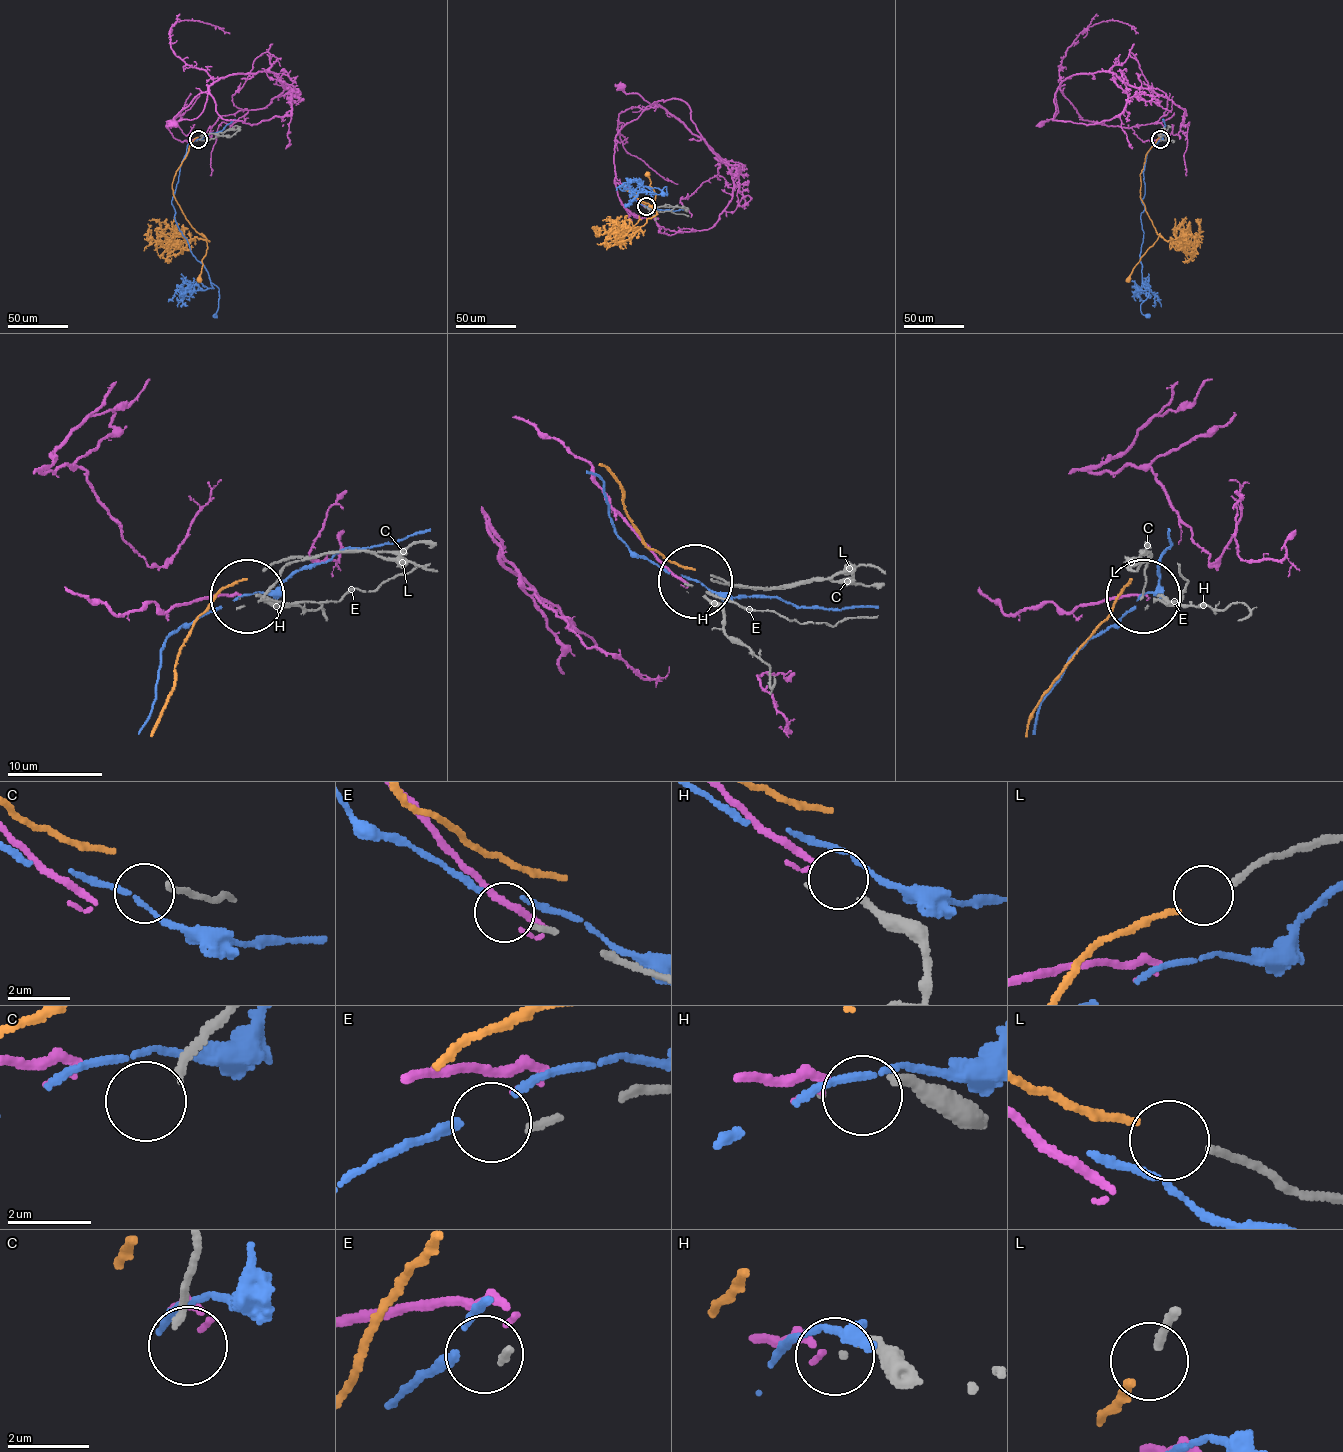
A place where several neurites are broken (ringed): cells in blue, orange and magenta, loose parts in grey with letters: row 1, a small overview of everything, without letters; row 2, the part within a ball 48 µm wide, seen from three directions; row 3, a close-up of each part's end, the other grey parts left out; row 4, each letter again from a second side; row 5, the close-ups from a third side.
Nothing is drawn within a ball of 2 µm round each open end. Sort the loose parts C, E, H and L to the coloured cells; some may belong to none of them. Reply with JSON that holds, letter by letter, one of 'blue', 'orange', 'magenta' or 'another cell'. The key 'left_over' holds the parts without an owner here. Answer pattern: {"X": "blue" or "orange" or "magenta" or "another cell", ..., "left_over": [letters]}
{"C": "another cell", "E": "another cell", "H": "magenta", "L": "orange", "left_over": ["C", "E"]}

